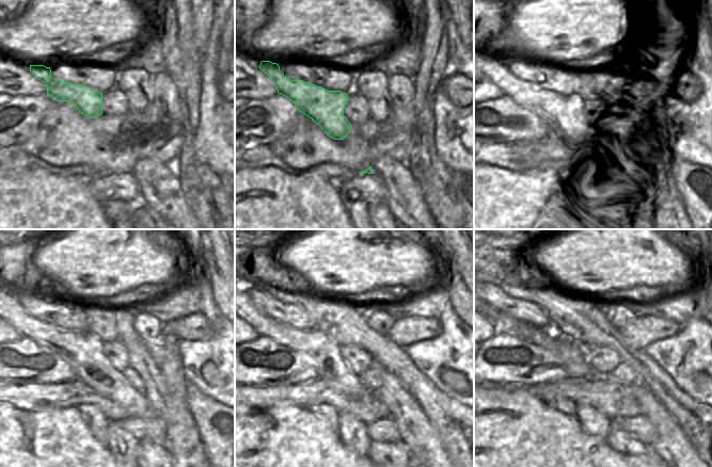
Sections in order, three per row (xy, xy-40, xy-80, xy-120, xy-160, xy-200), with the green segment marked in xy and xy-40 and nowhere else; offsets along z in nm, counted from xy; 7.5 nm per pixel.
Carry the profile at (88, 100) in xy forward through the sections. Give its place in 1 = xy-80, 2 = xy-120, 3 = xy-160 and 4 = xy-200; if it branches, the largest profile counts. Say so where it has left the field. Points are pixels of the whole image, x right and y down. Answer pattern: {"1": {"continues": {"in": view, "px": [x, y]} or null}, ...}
{"1": {"continues": {"in": "xy-80", "px": [563, 114]}}, "2": {"continues": {"in": "xy-120", "px": [82, 351]}}, "3": {"continues": {"in": "xy-160", "px": [326, 354]}}, "4": {"continues": {"in": "xy-200", "px": [568, 353]}}}

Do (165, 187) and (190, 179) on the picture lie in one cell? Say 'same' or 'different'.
different

